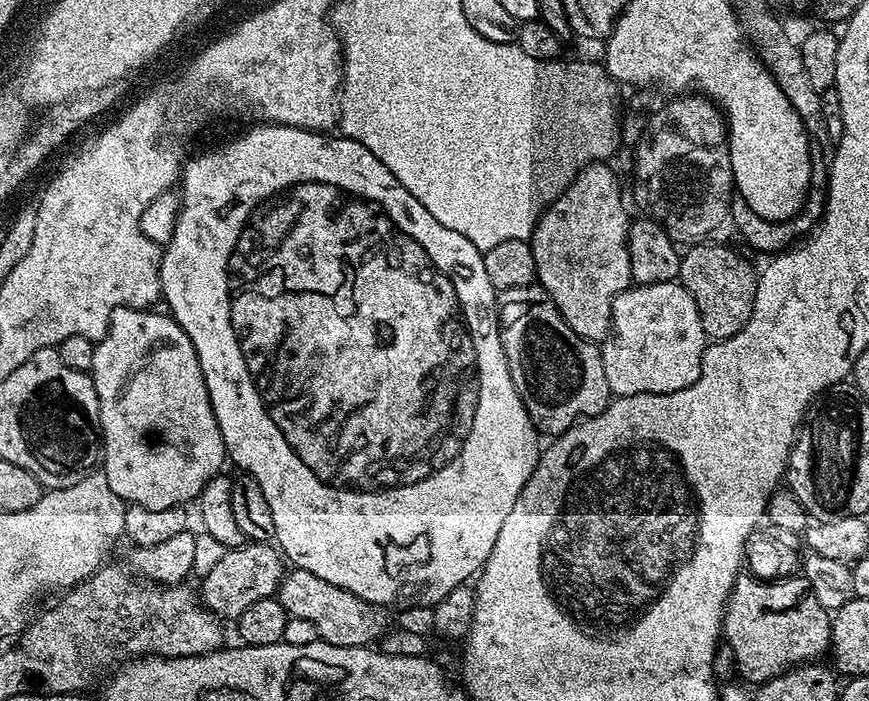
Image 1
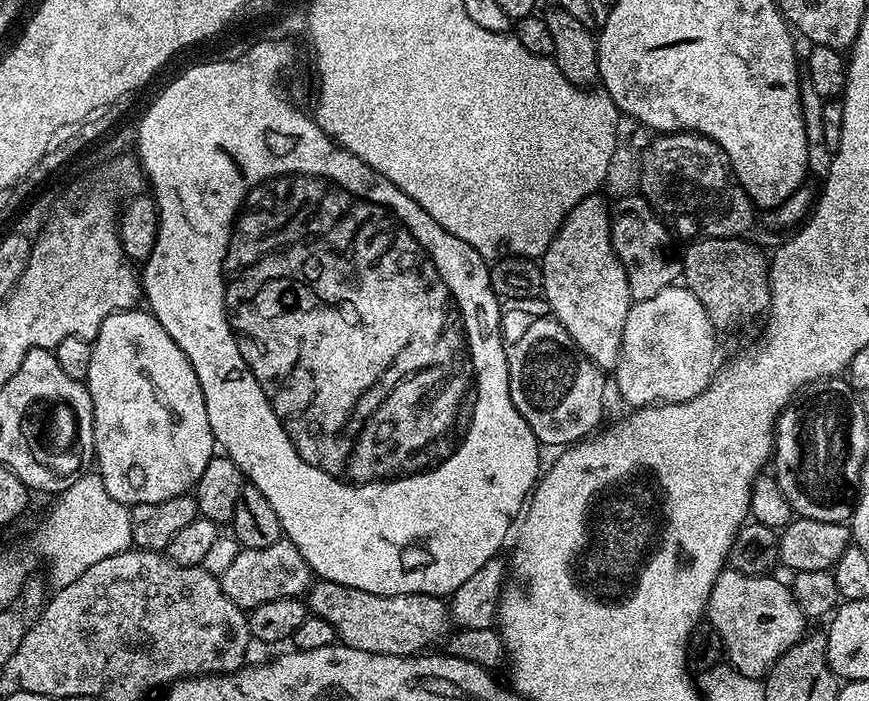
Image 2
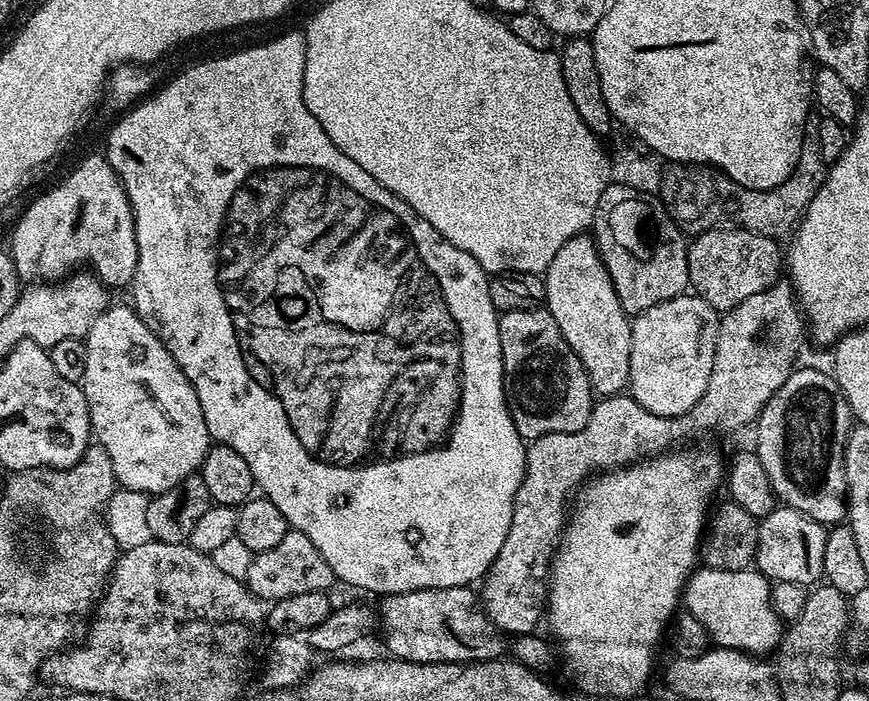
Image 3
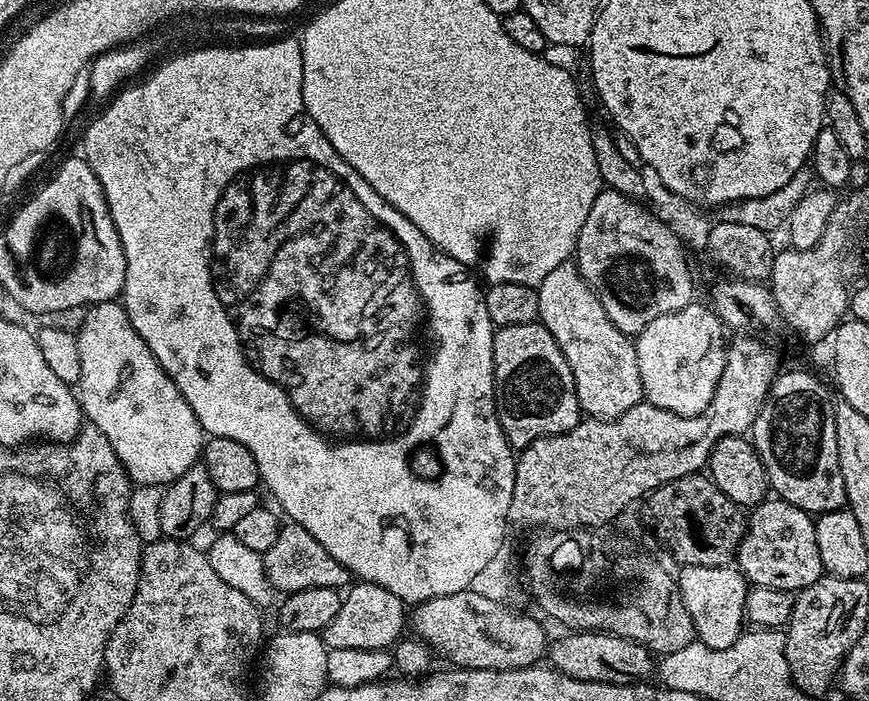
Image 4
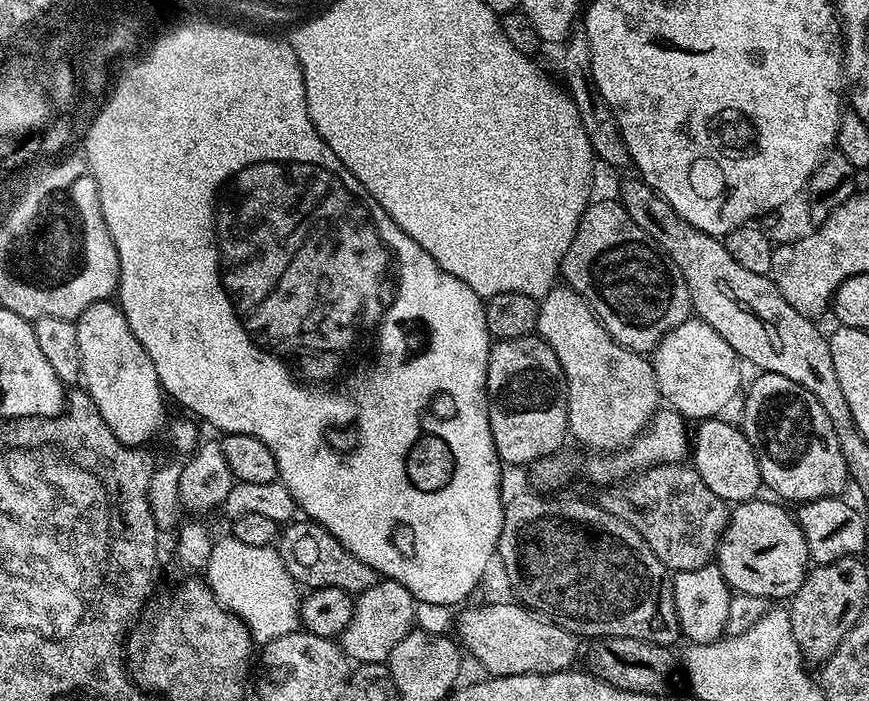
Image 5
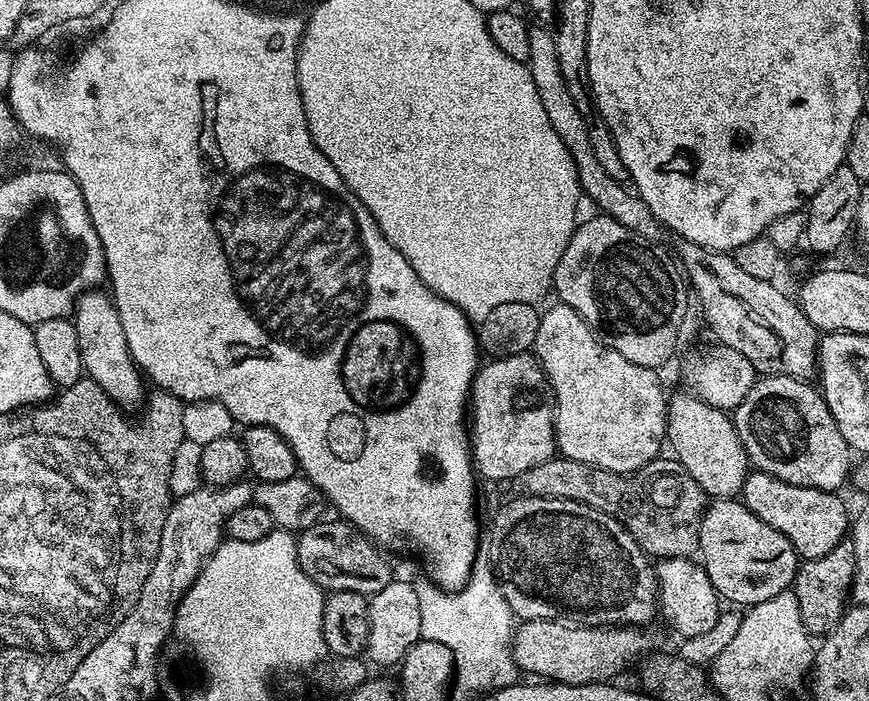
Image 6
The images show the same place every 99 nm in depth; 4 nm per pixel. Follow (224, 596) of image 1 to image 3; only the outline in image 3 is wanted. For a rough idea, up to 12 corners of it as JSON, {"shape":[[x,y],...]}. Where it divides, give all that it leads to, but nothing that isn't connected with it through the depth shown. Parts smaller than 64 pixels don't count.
{"shape":[[306,534],[255,553],[246,583],[265,602],[328,592],[334,577]]}

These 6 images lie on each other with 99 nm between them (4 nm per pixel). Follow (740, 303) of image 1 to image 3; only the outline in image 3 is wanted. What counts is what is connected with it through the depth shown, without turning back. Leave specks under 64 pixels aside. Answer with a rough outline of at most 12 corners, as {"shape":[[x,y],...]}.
{"shape":[[741,228],[699,233],[688,282],[717,313],[782,276],[782,248]]}

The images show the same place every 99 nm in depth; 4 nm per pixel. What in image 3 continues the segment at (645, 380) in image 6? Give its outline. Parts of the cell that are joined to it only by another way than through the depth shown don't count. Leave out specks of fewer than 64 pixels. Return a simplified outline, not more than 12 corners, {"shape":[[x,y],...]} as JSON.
{"shape":[[591,235],[570,238],[544,304],[597,397],[630,378],[632,320]]}

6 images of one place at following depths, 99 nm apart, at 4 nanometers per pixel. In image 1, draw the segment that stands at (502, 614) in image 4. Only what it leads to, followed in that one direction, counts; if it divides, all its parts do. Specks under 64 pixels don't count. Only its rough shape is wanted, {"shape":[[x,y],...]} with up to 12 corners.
{"shape":[[293,567],[278,599],[330,646],[372,646],[389,613]]}

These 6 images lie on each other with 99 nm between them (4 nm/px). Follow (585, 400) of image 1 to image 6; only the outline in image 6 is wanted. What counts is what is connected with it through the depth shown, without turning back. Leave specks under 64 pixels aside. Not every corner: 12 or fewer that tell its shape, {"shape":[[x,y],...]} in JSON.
{"shape":[[532,352],[472,378],[470,451],[512,482],[557,455],[552,387]]}

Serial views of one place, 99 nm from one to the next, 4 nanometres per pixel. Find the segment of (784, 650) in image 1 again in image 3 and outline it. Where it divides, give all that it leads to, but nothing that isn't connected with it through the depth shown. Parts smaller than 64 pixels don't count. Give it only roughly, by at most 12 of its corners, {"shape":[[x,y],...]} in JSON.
{"shape":[[697,567],[687,615],[719,647],[768,654],[782,639],[758,570]]}

